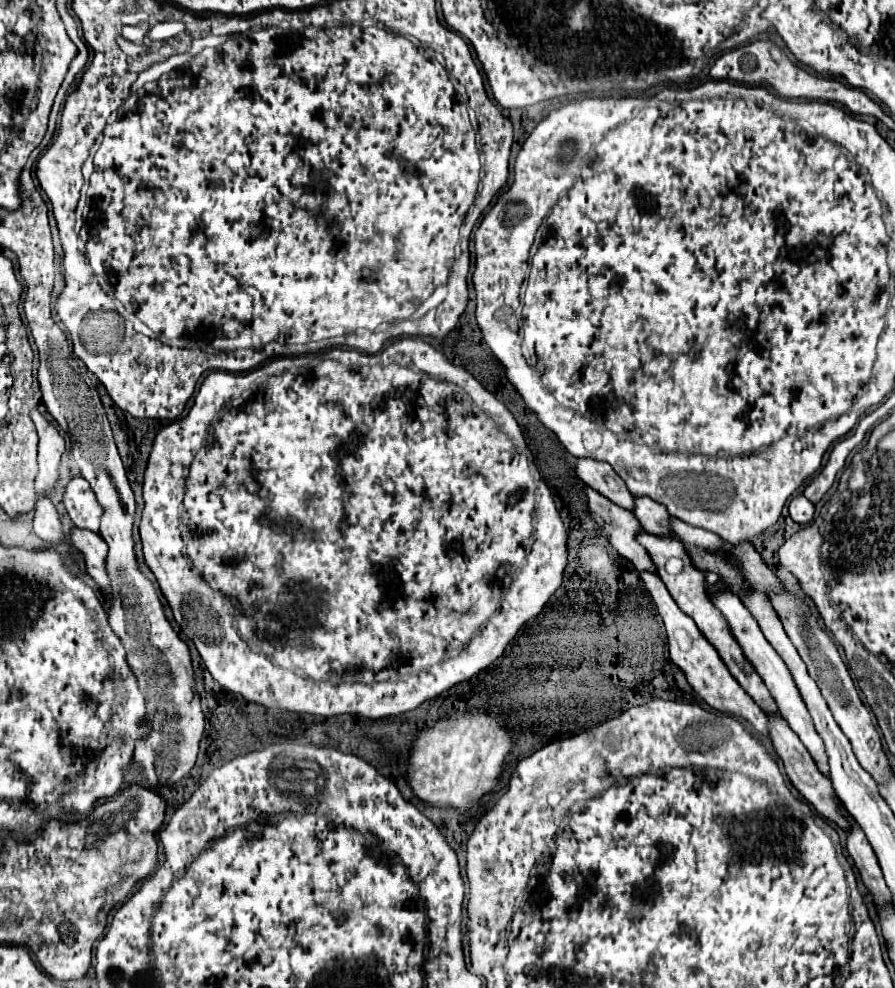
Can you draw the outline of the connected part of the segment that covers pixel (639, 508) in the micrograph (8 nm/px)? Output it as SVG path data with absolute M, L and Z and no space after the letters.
M635 497L633 513L647 533L653 533L657 537L673 537L673 533L669 533L669 519L671 519L669 511L659 503L655 503L653 499Z

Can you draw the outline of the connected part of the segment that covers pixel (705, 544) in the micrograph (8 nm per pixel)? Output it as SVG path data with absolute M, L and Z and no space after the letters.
M671 519L671 527L673 533L685 541L685 543L693 543L701 549L709 549L709 551L717 551L721 547L721 537L717 537L711 531L705 531L701 527L691 527L687 523L683 523L681 519Z

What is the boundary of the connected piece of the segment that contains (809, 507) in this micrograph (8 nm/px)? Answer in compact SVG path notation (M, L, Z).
M797 495L797 497L793 497L791 499L791 503L789 503L789 513L791 513L791 519L795 521L795 523L809 523L811 519L813 519L813 513L815 513L815 507L813 507L813 503L807 499L807 497L803 497L803 495Z

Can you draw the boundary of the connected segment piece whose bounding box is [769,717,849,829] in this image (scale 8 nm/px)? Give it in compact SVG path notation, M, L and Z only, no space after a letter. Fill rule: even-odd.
M769 717L769 727L771 727L771 741L773 741L773 747L777 751L777 755L781 757L783 761L783 767L793 783L793 787L803 795L803 799L819 813L823 815L825 819L837 823L841 829L847 829L849 827L849 819L841 813L841 801L837 801L837 793L833 793L833 783L829 781L829 777L821 775L821 771L817 769L815 761L811 759L809 751L805 749L805 745L797 739L797 735L789 729L787 721L781 719L781 717Z

